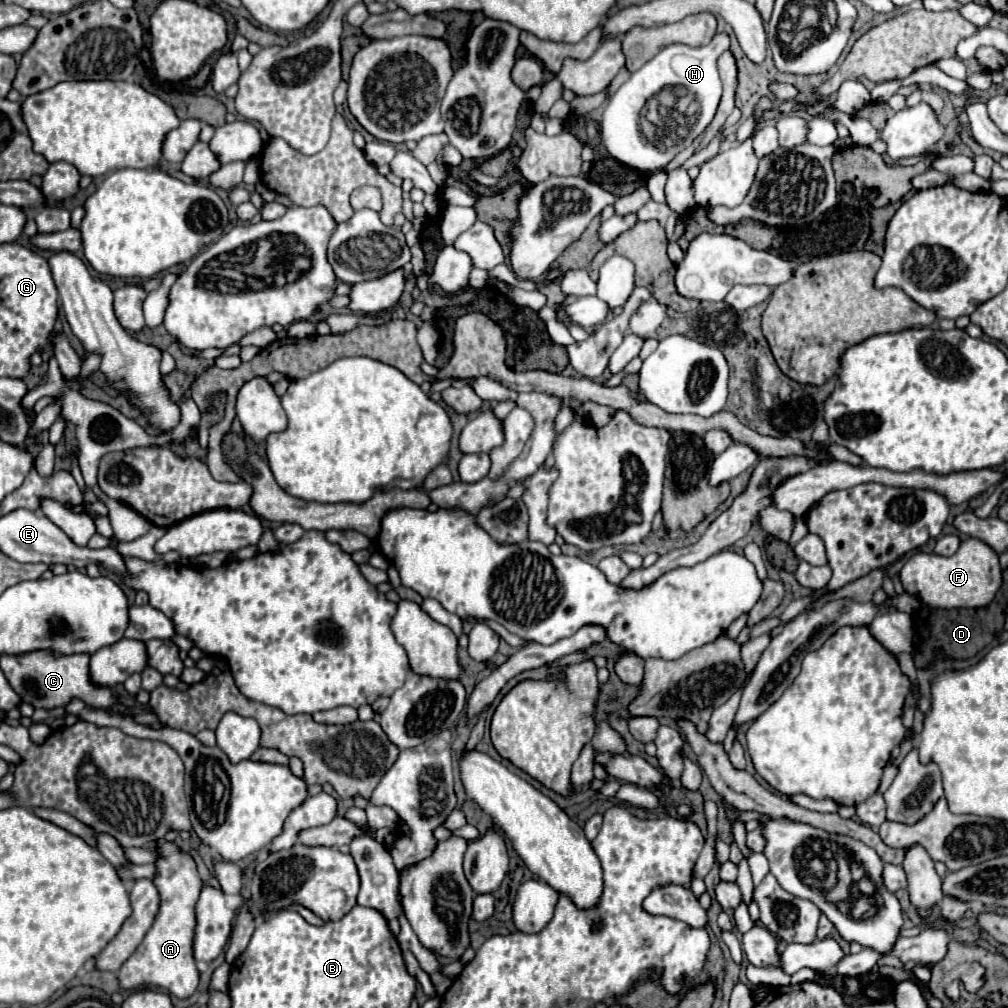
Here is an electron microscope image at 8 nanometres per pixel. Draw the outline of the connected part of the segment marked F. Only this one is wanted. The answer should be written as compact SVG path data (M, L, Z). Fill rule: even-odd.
M965 539L961 547L951 557L941 557L935 553L915 553L905 561L901 569L901 583L909 595L917 595L931 607L939 609L971 609L985 607L993 601L999 591L1003 577L999 567L999 555L981 539Z

